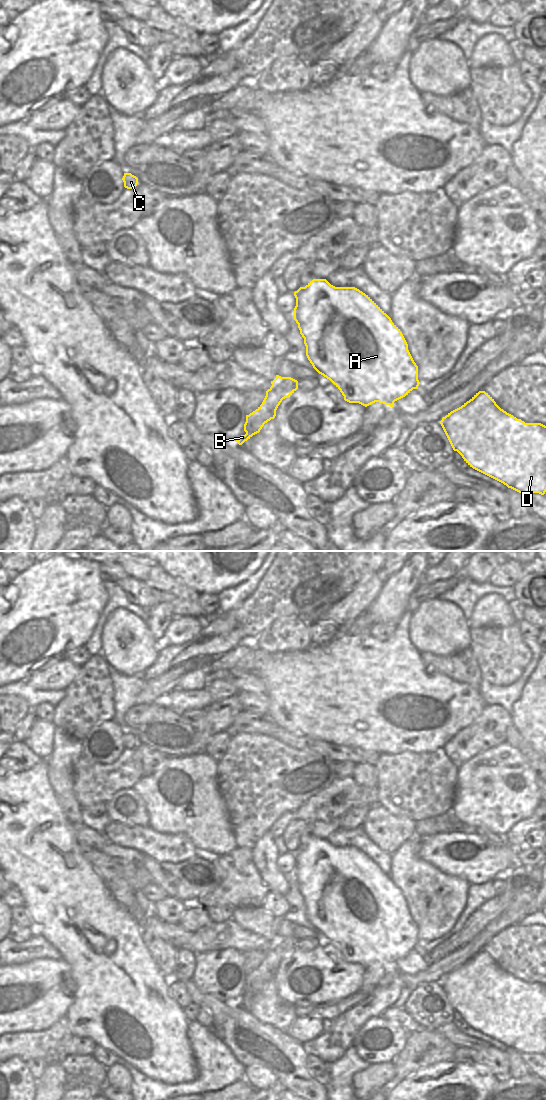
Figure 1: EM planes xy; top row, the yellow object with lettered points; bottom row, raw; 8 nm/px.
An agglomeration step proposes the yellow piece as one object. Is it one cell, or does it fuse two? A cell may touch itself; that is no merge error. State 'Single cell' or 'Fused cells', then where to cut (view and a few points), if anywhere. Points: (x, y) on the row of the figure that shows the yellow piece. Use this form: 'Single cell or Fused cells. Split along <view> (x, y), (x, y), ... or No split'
Single cell. No split

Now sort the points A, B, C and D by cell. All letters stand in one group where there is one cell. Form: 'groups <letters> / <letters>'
groups A B C D

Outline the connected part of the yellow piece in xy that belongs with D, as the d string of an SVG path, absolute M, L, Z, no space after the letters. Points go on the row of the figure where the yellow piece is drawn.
M479 391L440 424L453 448L473 469L519 493L546 492L546 426L525 423L501 409L485 391Z

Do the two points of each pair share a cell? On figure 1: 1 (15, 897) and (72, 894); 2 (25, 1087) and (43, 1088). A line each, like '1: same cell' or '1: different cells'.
1: different cells
2: different cells

